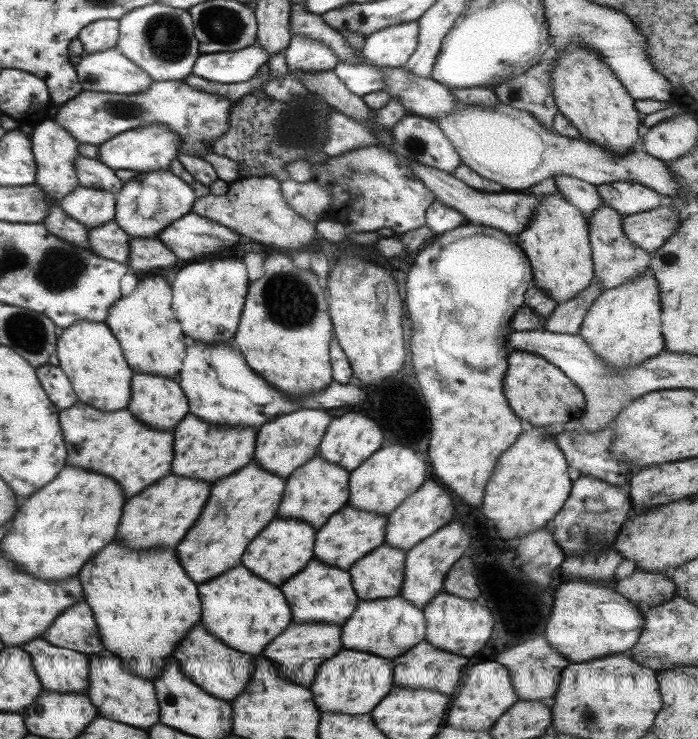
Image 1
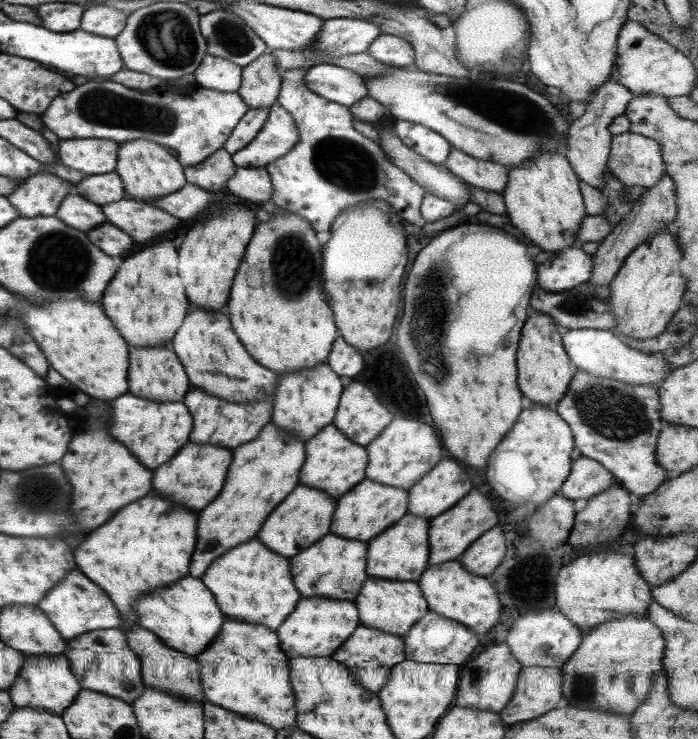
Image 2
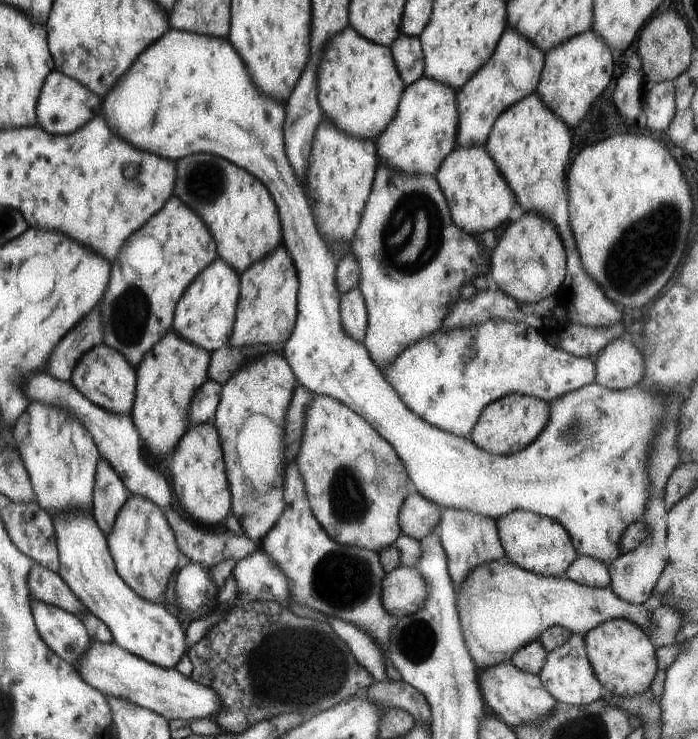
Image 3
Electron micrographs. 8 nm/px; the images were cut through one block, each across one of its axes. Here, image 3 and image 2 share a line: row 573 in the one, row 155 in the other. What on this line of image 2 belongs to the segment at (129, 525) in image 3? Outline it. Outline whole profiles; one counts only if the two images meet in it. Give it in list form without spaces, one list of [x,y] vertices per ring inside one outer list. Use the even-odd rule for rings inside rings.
[[[131,139],[117,147],[117,166],[115,172],[119,174],[125,196],[133,200],[153,200],[179,190],[185,183],[184,168],[167,151],[149,139]]]

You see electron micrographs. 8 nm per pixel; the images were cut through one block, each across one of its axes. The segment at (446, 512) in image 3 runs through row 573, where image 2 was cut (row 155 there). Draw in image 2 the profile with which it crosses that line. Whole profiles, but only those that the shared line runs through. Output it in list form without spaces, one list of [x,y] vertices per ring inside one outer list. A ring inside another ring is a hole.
[[[453,147],[443,164],[467,185],[501,193],[507,184],[508,168],[485,159],[476,159]]]

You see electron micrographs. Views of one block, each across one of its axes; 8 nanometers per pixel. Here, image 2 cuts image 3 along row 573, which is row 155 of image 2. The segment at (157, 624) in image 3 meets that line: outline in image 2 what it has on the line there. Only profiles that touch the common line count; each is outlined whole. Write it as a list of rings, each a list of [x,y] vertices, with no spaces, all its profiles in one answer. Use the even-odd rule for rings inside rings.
[[[59,139],[56,152],[59,163],[63,166],[79,170],[83,174],[94,175],[113,172],[117,147],[117,142],[106,139]]]

